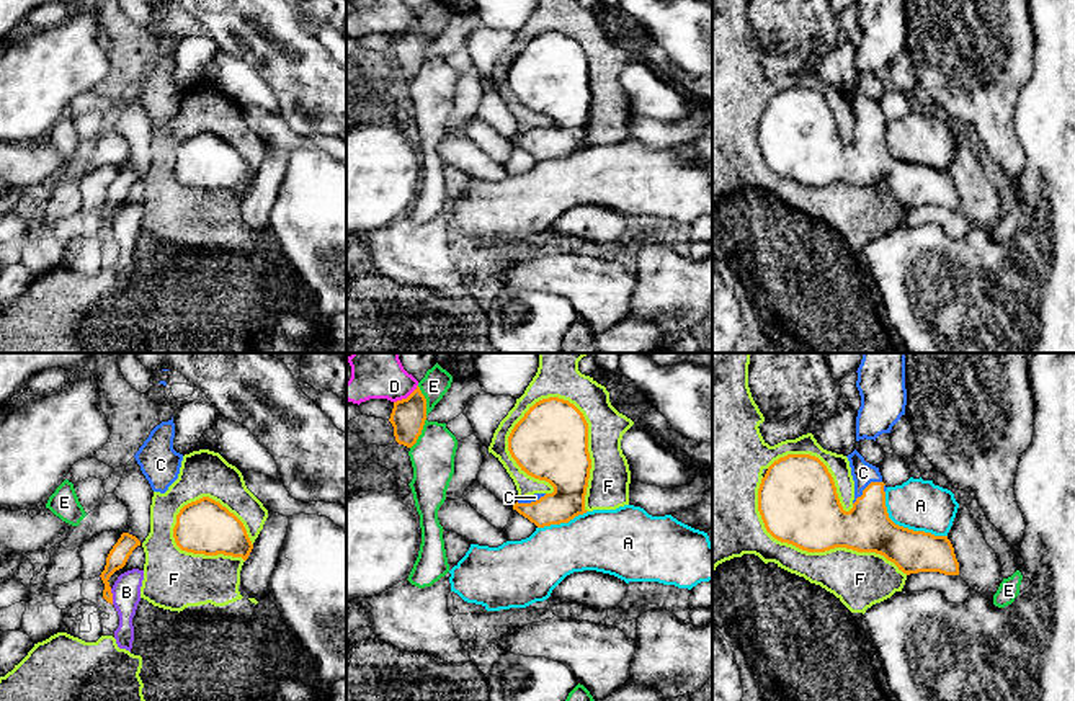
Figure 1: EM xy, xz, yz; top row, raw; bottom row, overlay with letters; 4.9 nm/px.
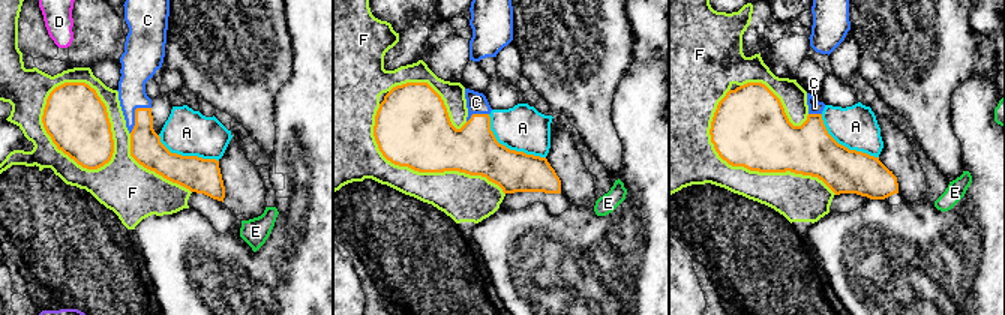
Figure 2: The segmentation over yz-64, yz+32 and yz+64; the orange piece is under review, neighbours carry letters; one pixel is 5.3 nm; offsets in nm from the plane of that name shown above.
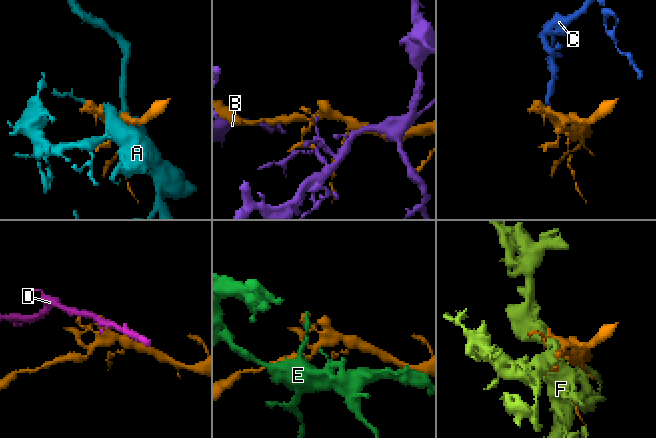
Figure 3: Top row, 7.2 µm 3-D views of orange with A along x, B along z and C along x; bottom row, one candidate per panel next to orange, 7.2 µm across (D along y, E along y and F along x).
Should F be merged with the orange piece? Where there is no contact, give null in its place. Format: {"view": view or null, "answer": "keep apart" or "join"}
{"view": "xz", "answer": "keep apart"}

